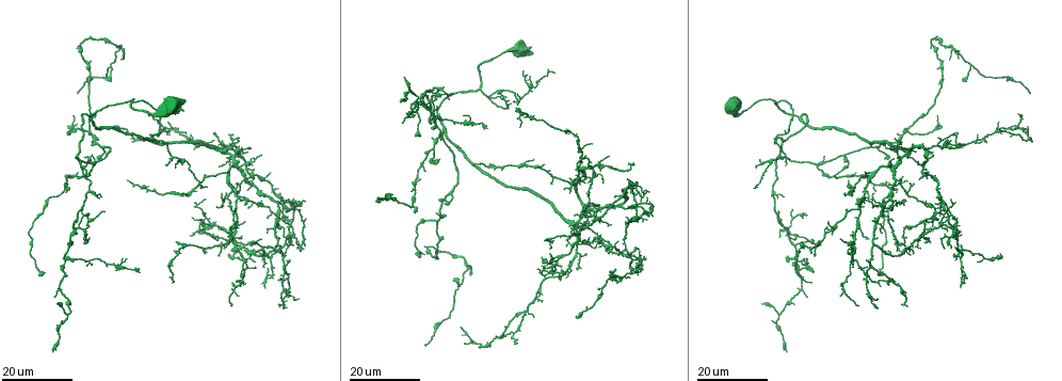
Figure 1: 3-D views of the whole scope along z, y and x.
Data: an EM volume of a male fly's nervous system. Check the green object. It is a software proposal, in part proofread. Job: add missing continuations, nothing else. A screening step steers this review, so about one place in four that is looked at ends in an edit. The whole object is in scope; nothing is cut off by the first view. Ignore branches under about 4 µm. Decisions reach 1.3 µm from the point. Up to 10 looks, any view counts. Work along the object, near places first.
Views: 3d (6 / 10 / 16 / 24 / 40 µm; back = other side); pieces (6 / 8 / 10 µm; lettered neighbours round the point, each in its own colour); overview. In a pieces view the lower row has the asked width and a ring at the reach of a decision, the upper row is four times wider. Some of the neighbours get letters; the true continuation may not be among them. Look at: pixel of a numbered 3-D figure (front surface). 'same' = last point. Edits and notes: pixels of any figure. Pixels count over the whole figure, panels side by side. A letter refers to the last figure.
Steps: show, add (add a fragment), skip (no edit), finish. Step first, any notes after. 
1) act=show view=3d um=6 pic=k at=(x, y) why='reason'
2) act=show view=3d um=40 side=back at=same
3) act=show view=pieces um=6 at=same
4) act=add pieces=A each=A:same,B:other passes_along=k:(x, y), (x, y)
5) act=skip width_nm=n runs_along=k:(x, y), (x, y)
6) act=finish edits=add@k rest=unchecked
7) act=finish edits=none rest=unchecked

act=show view=3d um=16 pic=1 at=(958, 57) why='branch stops here'

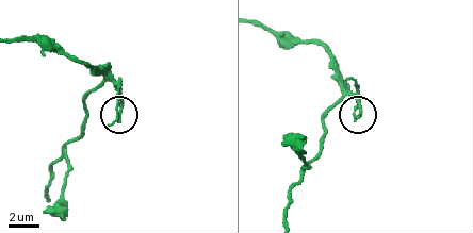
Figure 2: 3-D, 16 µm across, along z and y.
act=show view=pieces um=10 pic=2 at=(121, 120) why='see the neighbours'

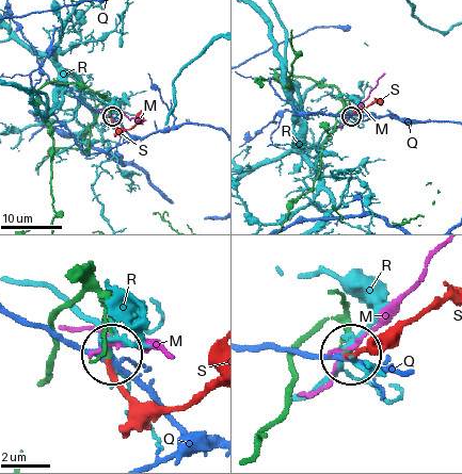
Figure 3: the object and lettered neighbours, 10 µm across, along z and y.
act=add pieces=S width_nm=160 each=M:other,Q:other,R:other,S:same found='it goes on there'

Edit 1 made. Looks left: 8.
act=show view=overview why='see it whole again'

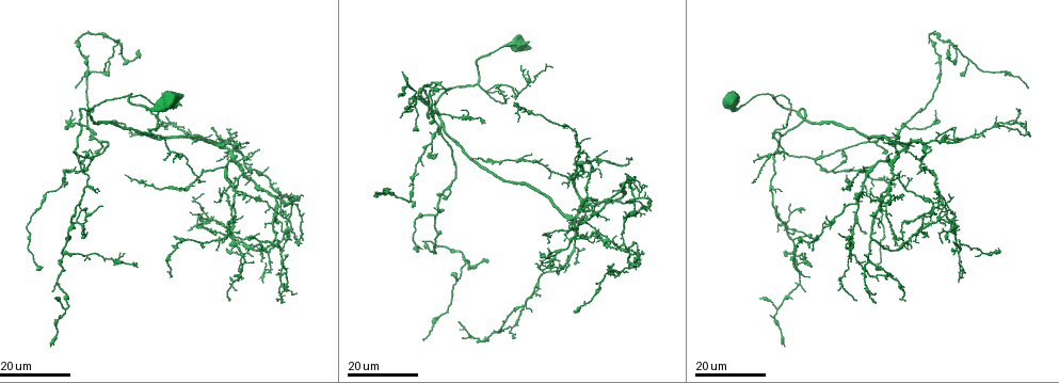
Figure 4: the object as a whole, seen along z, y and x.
act=show view=3d um=24 pic=4 at=(460, 323) why='branch stops here'

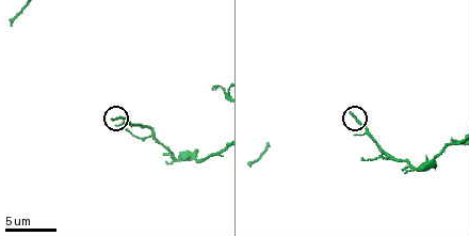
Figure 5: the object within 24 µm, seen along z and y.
act=show view=pieces um=6 pic=5 at=(349, 114) why='see the neighbours'

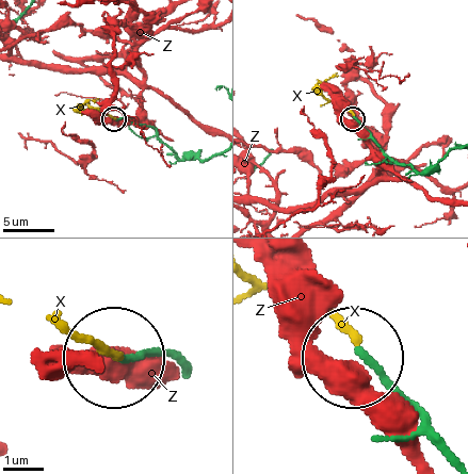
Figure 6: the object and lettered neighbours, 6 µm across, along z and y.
act=add pieces=X width_nm=150 each=X:same,Z:other passes_along=6:(176, 365), (111, 355), (64, 324) found='the cell continues'

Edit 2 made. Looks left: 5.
act=show view=overview why='see it whole again'

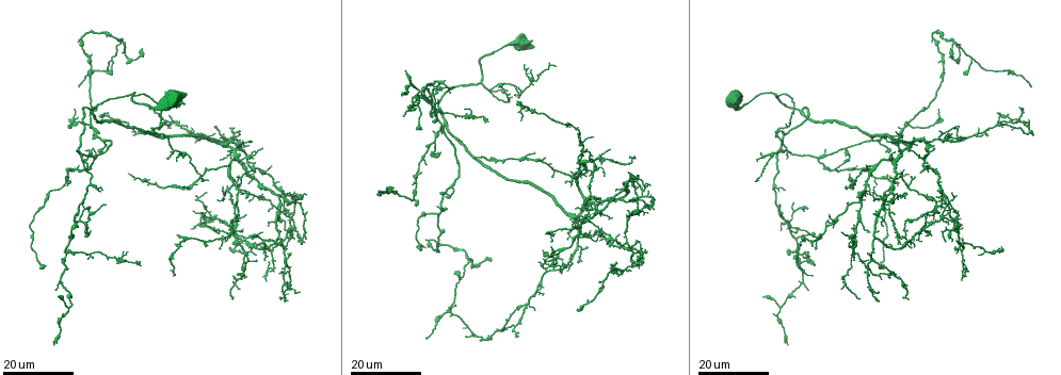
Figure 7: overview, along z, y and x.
act=show view=3d um=16 pic=7 at=(599, 281) why='thin end'

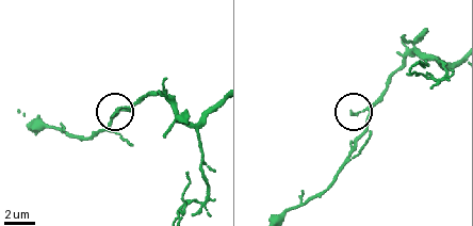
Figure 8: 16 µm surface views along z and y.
act=show view=pieces um=8 pic=8 at=(115, 112)

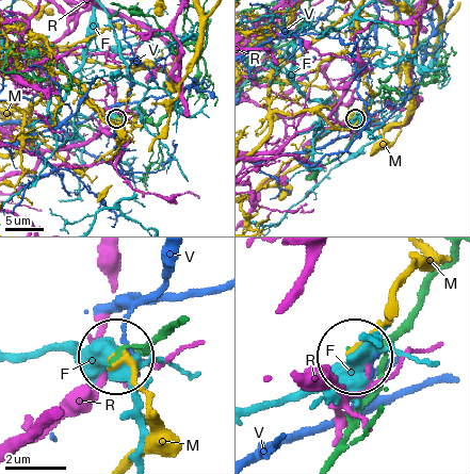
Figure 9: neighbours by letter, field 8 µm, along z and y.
act=skip width_nm=160 each=F:other,M:other,R:other,V:other runs_along=9:(179, 320), (120, 353) found='no lettered fragment goes on from it'

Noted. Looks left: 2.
act=show view=3d um=24 pic=7 at=(86, 235) why='free end'

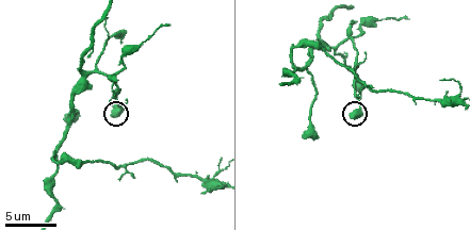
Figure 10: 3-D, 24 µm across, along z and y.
act=show view=pieces um=10 pic=10 at=(113, 114) why='see the neighbours'

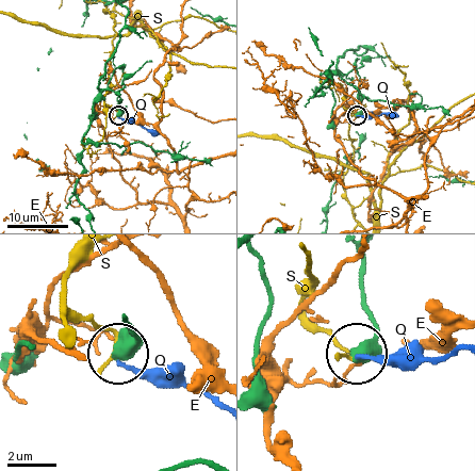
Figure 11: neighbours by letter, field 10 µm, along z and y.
act=skip each=E:other,Q:other,S:other found='none of them fits'

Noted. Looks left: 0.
act=finish edits=add@3,add@6 rest=unchecked

